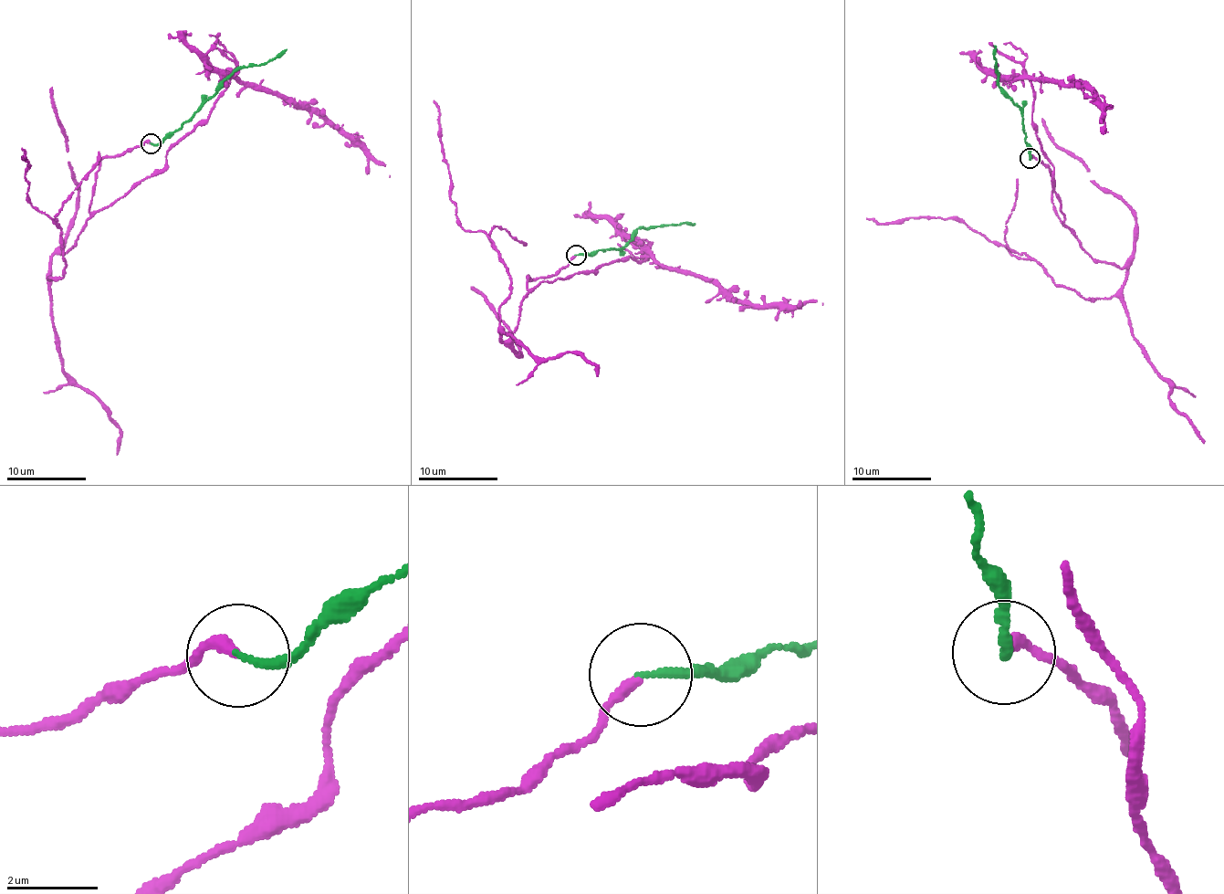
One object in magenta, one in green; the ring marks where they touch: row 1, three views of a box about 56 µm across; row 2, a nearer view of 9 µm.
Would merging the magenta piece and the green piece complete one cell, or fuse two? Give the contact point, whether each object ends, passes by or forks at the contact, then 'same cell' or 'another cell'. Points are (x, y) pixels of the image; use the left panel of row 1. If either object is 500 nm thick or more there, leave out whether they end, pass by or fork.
(151, 143) | magenta ends | green ends | same cell

